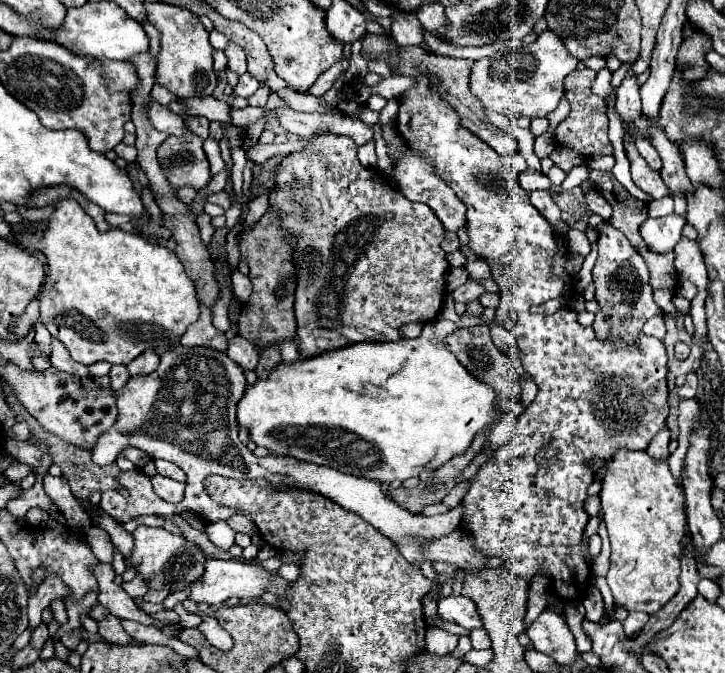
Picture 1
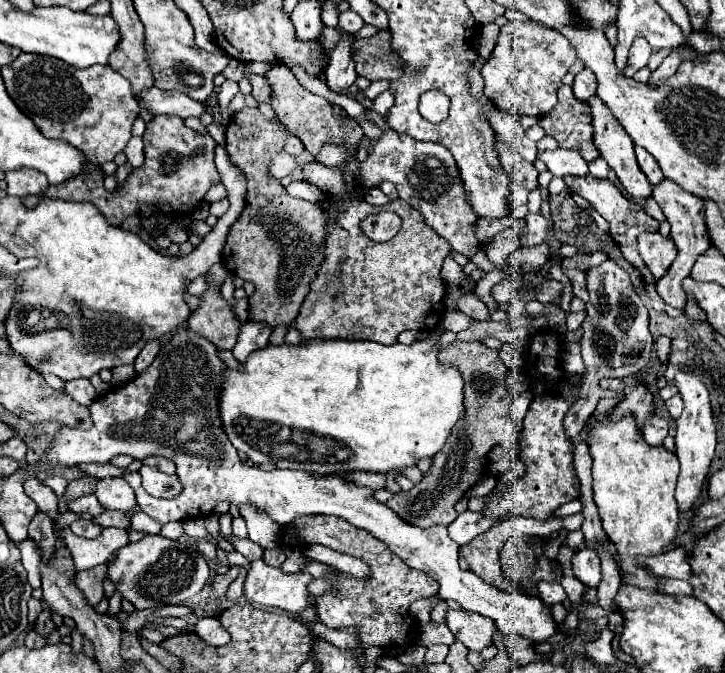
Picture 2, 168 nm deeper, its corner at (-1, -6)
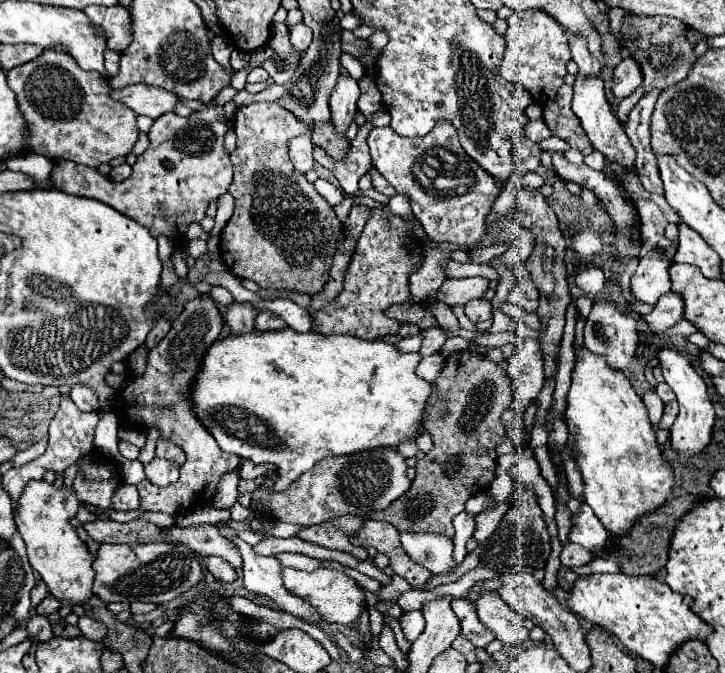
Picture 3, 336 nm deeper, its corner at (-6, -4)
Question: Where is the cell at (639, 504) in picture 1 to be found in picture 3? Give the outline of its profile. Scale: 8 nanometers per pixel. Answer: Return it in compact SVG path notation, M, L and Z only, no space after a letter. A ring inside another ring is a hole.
M586 348L576 354L572 386L566 400L568 432L574 438L574 458L584 478L584 502L612 534L630 534L630 526L634 526L638 514L650 514L650 510L664 506L676 484L674 468L656 442L656 432L648 420L648 410L642 398L630 386L628 378L620 370L608 366L604 356L592 354Z

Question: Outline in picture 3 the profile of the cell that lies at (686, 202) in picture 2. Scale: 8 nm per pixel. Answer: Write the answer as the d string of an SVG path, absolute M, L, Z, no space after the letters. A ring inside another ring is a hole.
M672 290L662 294L662 298L656 302L656 308L646 314L646 320L650 324L652 332L662 332L684 320L682 314L682 296L674 294Z

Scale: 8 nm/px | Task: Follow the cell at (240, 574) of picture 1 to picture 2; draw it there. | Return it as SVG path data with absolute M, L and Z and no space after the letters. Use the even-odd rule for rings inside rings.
M255 560L255 562L251 562L251 568L247 572L243 592L245 592L245 598L249 604L267 606L267 608L281 608L291 614L301 614L303 610L315 606L315 596L309 594L311 580L313 580L313 576L309 576L307 572L285 574L285 572L281 572L281 568L271 568L263 560Z

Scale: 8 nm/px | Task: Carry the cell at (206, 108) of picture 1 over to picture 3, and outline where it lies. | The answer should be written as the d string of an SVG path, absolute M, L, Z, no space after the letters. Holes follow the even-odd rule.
M130 84L112 90L112 98L124 102L136 114L144 114L150 118L158 118L166 112L174 112L174 108L180 104L180 98L174 92L146 84Z

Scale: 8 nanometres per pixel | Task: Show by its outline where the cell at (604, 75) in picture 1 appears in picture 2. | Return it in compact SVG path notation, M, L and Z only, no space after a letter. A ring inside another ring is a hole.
M583 68L577 76L575 76L575 82L573 82L573 92L579 100L587 100L587 96L595 96L595 88L597 88L597 82L595 82L595 76L589 68Z

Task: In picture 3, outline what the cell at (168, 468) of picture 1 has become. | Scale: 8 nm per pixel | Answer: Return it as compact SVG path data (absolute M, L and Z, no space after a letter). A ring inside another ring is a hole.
M160 438L158 444L156 444L156 456L164 458L164 460L170 460L170 462L174 462L178 466L184 464L184 452L178 446L174 446L172 442L164 440L164 438Z

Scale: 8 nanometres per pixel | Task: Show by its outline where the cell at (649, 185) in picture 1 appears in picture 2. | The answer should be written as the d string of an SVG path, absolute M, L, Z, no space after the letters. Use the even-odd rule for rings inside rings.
M591 96L585 102L591 110L591 124L593 124L593 144L599 150L601 158L613 168L613 172L617 174L619 182L625 186L625 190L633 196L633 198L649 198L649 192L653 190L653 186L649 184L649 180L645 180L645 174L641 172L641 168L637 168L637 158L635 158L635 150L633 150L633 140L629 138L629 134L621 128L621 124L617 122L617 118L609 112L609 108L605 108L605 104L601 104L599 96Z

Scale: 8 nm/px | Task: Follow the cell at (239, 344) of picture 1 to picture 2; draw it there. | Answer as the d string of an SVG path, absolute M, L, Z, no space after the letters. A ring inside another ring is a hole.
M249 320L241 326L241 334L239 334L239 340L233 348L233 356L239 360L239 362L245 362L245 358L253 352L253 350L259 350L263 346L269 344L269 334L271 334L271 326L265 324L265 322L255 322L255 320Z

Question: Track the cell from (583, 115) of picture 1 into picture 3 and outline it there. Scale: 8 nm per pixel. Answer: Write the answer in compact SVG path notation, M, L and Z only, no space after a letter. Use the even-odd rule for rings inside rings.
M568 84L560 86L556 100L544 106L544 122L554 136L562 138L572 148L576 148L584 156L588 156L588 154L594 152L594 148L592 148L590 140L586 138L586 132L582 130L578 116L570 108L572 94L574 94L572 86L568 86Z

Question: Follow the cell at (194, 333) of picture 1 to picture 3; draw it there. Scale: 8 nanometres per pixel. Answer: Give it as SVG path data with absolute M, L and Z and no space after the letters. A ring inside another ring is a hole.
M232 302L230 306L226 306L226 312L222 314L222 322L230 328L232 334L248 334L254 330L256 314L258 312L250 308L250 304Z

